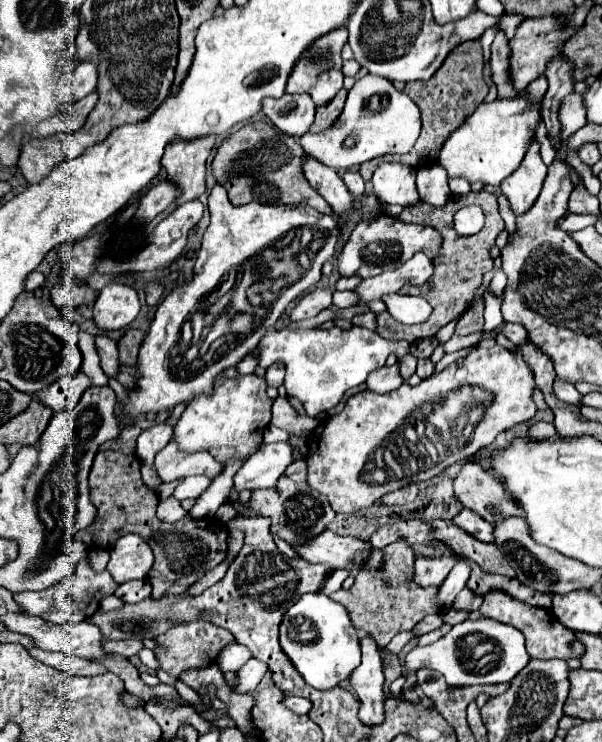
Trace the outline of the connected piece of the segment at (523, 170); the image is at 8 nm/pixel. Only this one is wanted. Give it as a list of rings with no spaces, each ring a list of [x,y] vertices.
[[[535,142],[527,150],[519,168],[501,182],[501,190],[509,198],[509,204],[517,216],[533,206],[533,202],[541,192],[541,184],[545,176],[547,176],[547,166],[541,160],[539,144]]]

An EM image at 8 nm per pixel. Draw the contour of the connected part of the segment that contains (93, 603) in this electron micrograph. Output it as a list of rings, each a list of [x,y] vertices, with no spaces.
[[[83,558],[77,564],[77,572],[63,578],[53,588],[47,588],[41,592],[19,592],[19,594],[13,594],[15,596],[13,600],[21,604],[21,612],[25,612],[27,616],[41,616],[51,624],[77,624],[77,622],[83,622],[87,616],[91,616],[93,612],[97,612],[101,598],[113,594],[117,586],[119,584],[109,576],[109,572],[101,572],[101,574],[93,572],[89,568],[89,560]]]

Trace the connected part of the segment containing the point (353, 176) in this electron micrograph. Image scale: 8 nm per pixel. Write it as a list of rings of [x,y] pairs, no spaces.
[[[355,170],[345,172],[345,174],[343,174],[343,182],[345,182],[345,186],[349,188],[349,192],[351,192],[353,196],[361,196],[361,194],[365,192],[365,182],[363,182],[361,174],[355,172]]]

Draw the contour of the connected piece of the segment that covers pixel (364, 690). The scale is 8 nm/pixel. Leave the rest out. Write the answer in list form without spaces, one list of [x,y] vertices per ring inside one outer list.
[[[373,636],[361,638],[361,664],[353,670],[353,676],[349,676],[349,682],[353,690],[357,692],[357,698],[363,702],[359,710],[359,718],[363,724],[379,724],[383,720],[383,668],[381,668],[381,656],[379,648],[373,640]]]

